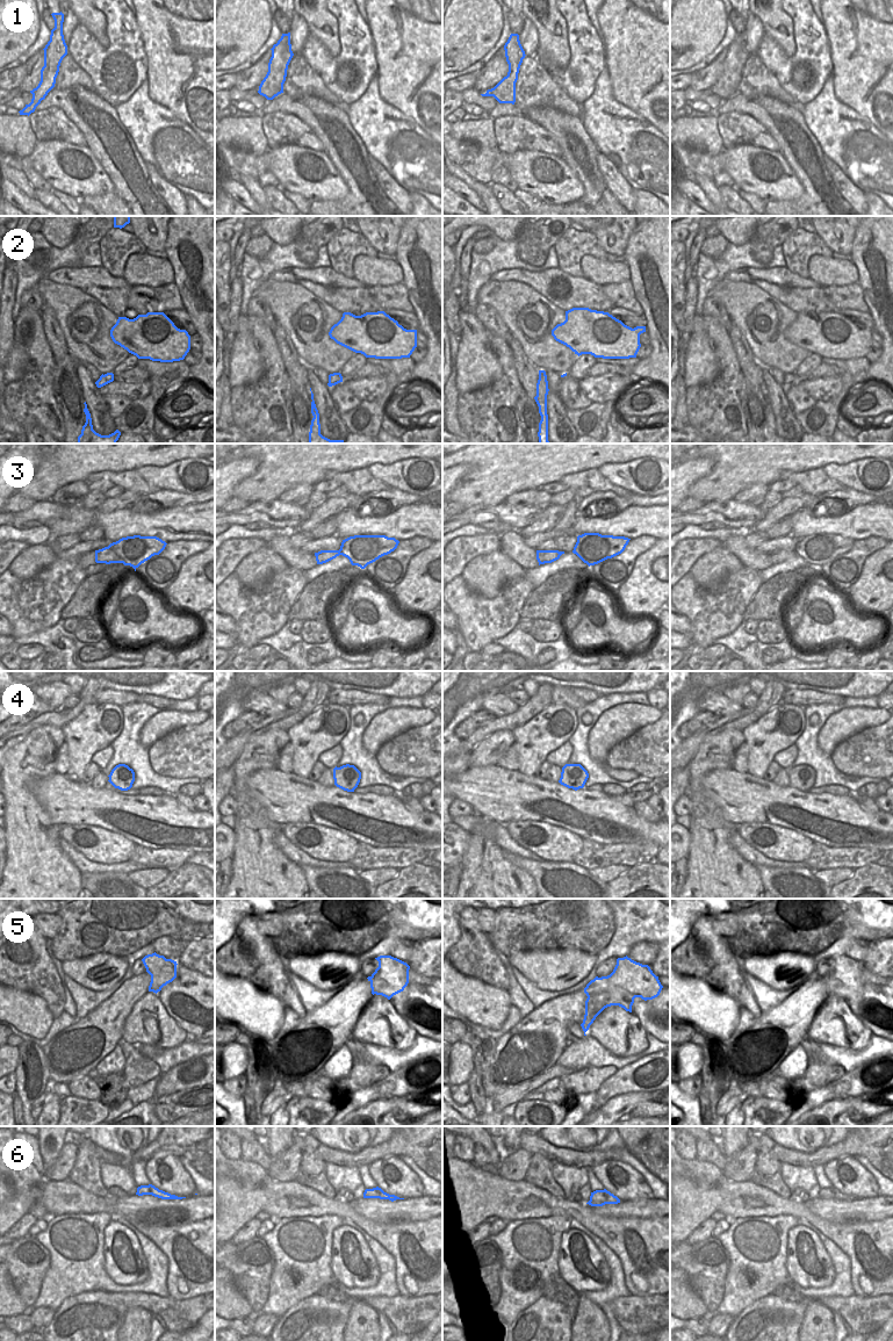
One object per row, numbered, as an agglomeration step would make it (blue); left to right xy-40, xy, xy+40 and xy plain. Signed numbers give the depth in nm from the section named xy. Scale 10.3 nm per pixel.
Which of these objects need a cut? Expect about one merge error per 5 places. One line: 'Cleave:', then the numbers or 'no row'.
Cleave: 1, 2, 3, 5

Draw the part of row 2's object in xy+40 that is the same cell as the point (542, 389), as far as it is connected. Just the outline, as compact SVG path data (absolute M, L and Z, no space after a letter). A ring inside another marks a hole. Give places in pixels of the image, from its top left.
M539 370L539 380L536 383L536 396L539 401L547 401L548 395L548 381L545 370Z

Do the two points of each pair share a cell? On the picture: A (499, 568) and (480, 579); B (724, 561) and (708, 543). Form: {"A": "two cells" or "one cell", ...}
{"A": "one cell", "B": "two cells"}

